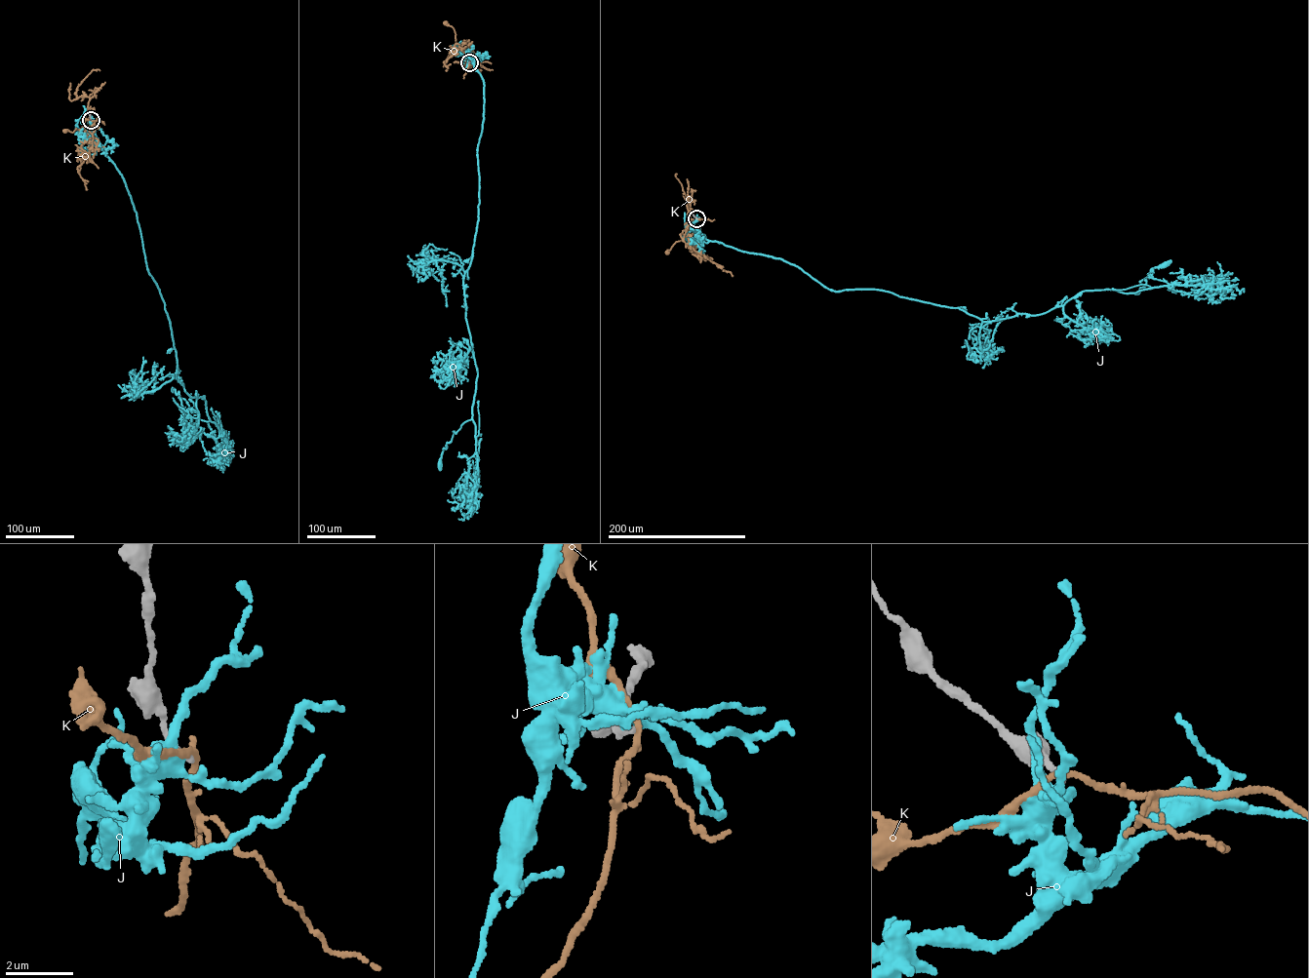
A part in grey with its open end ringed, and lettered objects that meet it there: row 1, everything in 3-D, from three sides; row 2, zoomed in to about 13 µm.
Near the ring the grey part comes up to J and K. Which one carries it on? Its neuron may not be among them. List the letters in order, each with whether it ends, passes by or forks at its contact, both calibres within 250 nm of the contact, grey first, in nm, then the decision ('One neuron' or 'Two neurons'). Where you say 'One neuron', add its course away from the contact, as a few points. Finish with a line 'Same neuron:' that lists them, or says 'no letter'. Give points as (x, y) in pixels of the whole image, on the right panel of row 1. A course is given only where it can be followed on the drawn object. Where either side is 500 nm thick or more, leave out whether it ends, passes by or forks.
J: It forks there. Thickness 220 nm (grey) against 320 nm. Two neurons
K: It passes by. Thickness 220 nm (grey) against 180 nm. Two neurons
Same neuron: no letter

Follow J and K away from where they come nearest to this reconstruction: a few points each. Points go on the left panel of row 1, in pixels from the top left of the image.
J: (91, 119), (136, 212), (147, 267), (170, 322), (175, 376), (189, 396), (204, 396), (210, 420), (173, 390)
K: (91, 119), (85, 120), (78, 130), (64, 131)

